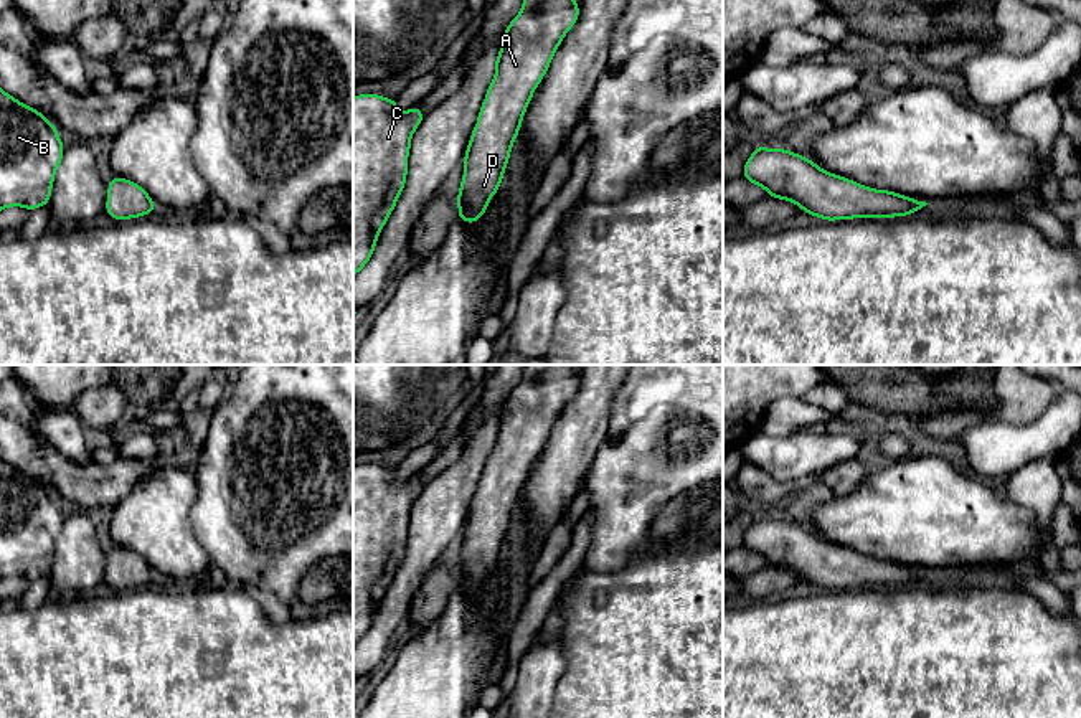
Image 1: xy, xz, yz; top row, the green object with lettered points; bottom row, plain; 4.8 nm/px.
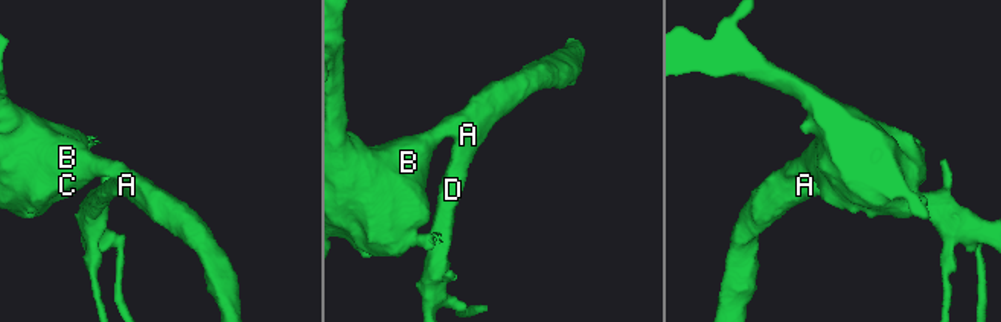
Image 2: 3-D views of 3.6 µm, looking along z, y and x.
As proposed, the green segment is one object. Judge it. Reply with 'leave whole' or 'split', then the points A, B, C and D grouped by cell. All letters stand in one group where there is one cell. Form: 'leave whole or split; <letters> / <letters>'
leave whole; A B C D

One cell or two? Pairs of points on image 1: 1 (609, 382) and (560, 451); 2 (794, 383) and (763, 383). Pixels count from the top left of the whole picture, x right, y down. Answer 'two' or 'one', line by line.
1: one
2: one

